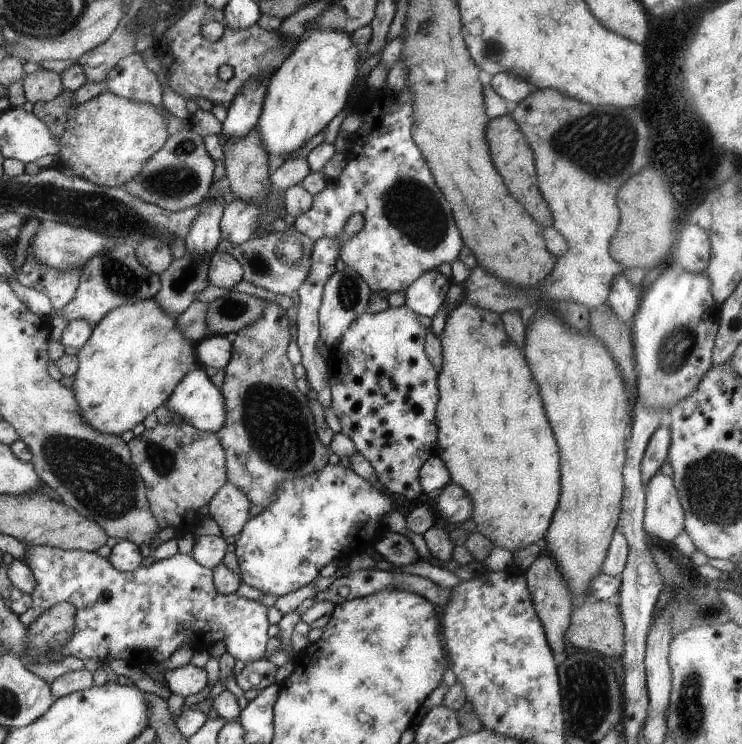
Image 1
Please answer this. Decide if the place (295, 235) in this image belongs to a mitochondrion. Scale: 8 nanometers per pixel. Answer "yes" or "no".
no

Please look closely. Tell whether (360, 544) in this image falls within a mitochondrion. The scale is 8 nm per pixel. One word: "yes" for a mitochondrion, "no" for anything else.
no

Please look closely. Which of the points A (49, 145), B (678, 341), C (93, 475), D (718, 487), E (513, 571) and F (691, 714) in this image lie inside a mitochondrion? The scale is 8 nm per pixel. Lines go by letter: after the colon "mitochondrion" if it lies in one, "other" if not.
A: other
B: mitochondrion
C: mitochondrion
D: mitochondrion
E: other
F: mitochondrion

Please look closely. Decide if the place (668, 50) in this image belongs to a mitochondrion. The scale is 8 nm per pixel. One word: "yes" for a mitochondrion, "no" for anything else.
no

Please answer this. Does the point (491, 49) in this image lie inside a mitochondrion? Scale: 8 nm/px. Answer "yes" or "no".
yes

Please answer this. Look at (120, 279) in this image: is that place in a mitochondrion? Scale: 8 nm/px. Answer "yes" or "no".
yes

